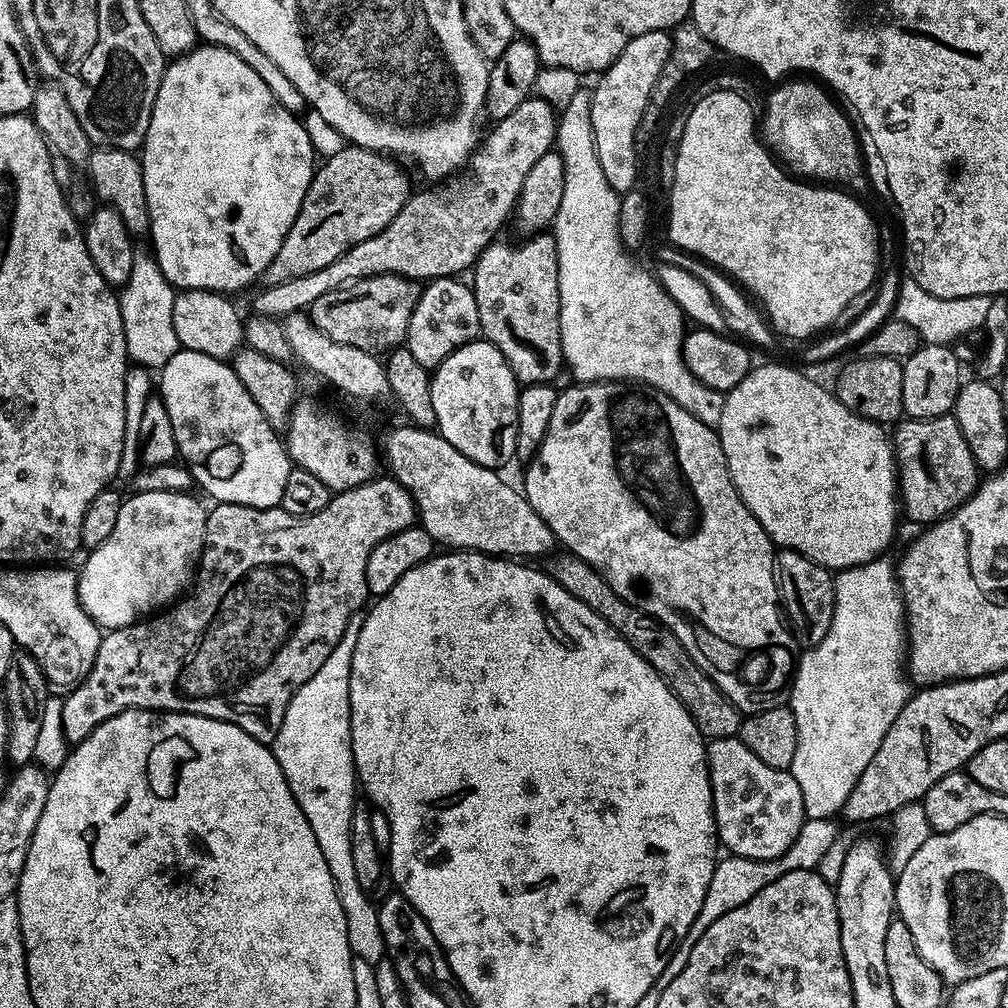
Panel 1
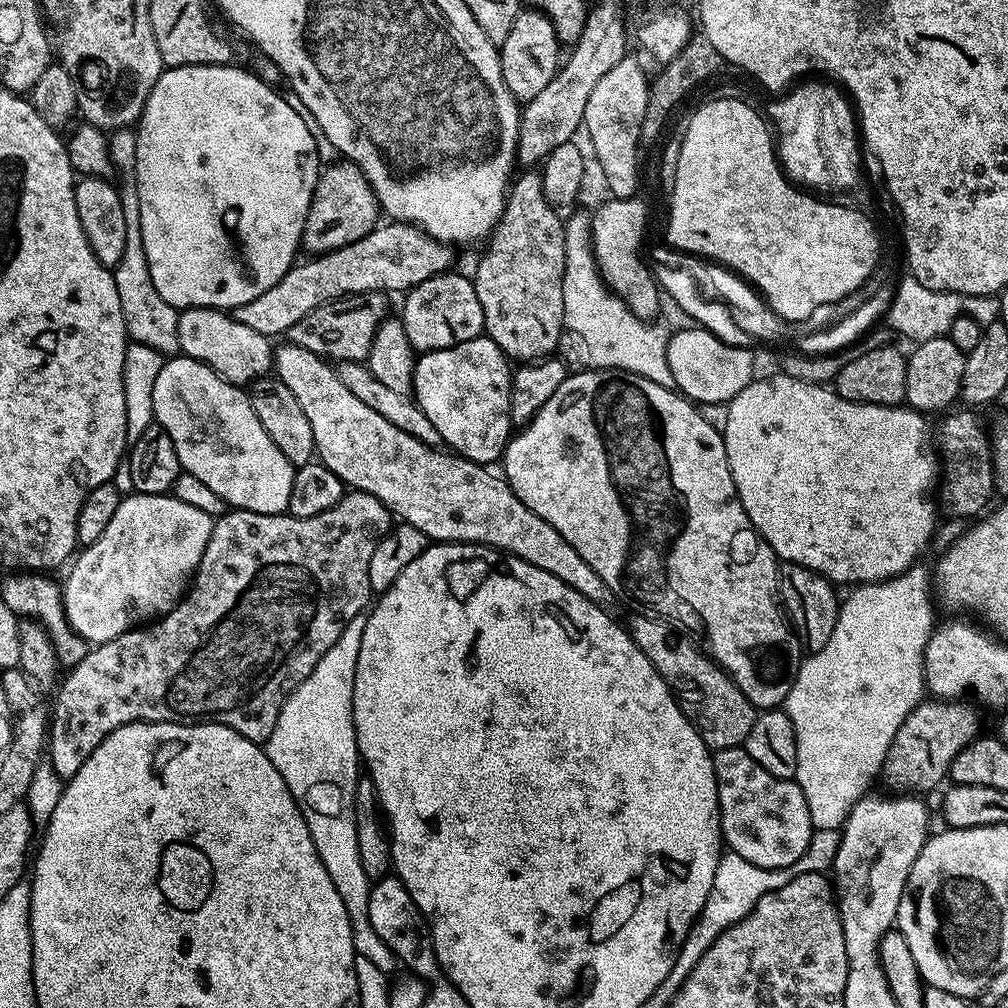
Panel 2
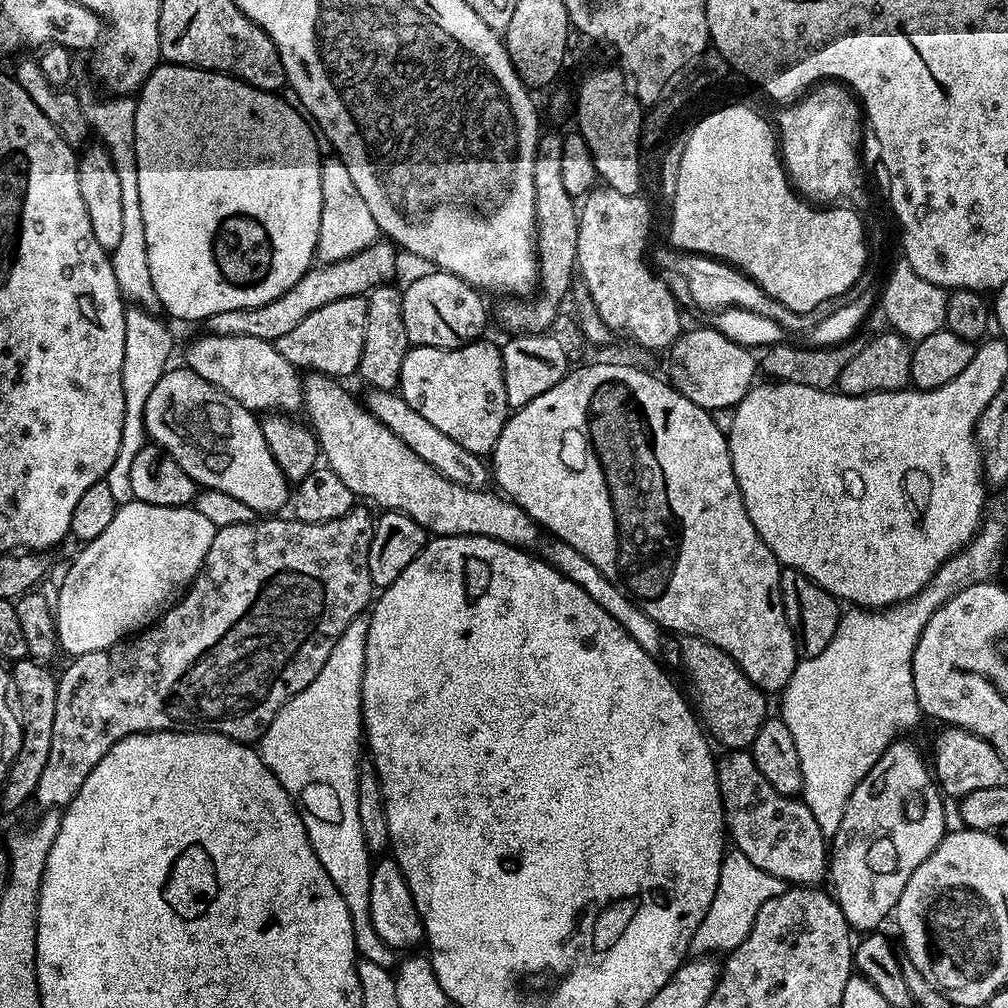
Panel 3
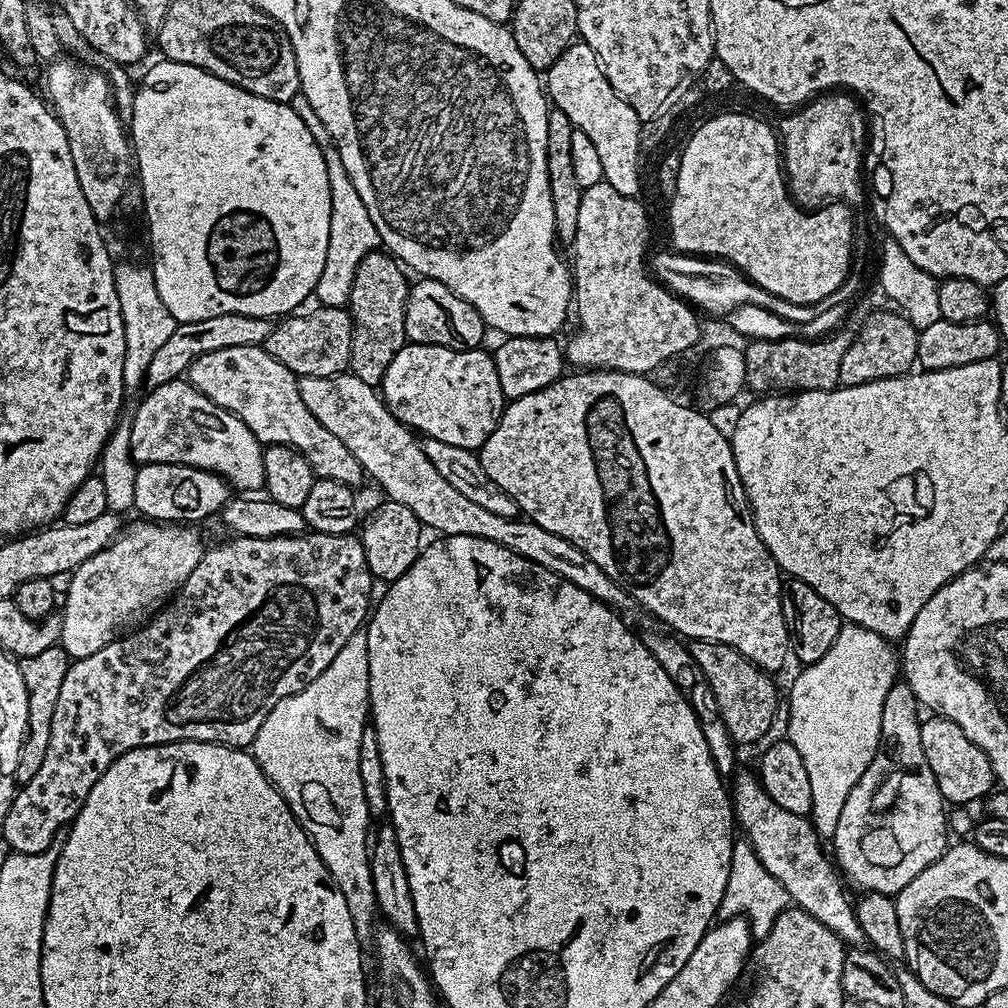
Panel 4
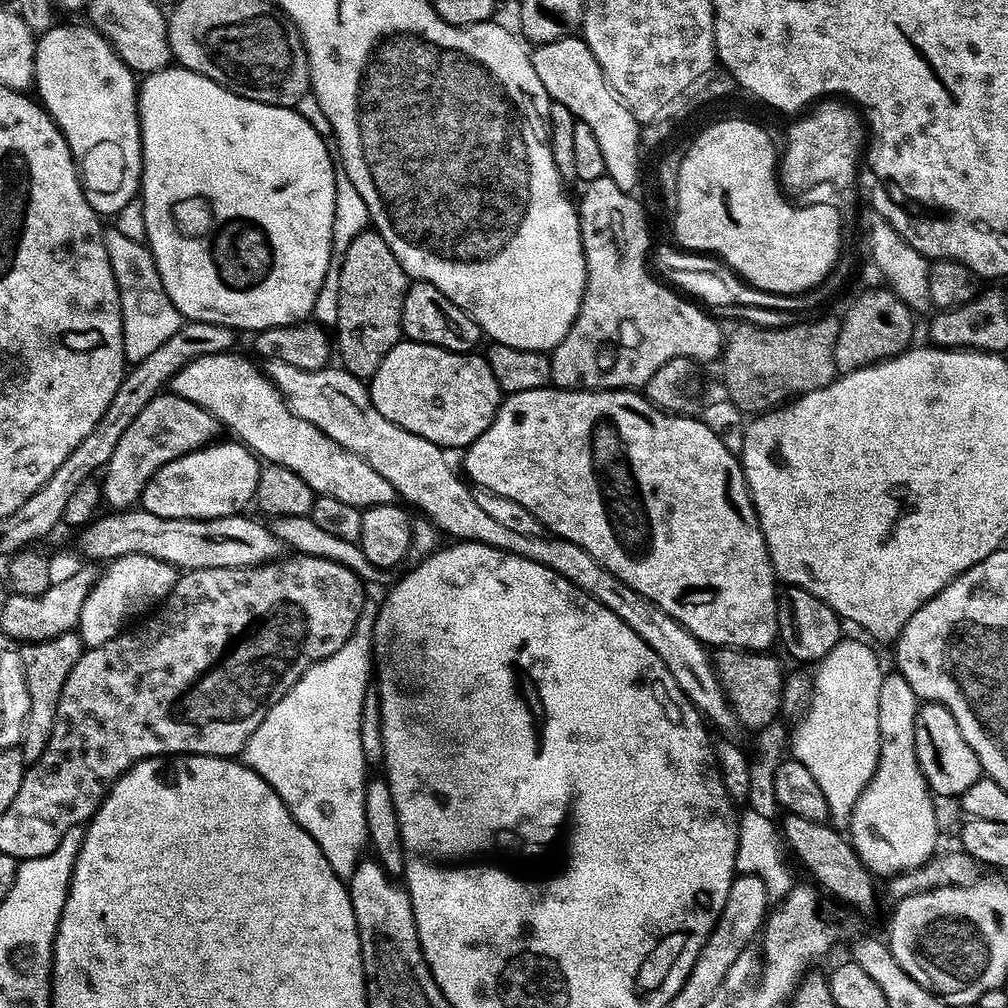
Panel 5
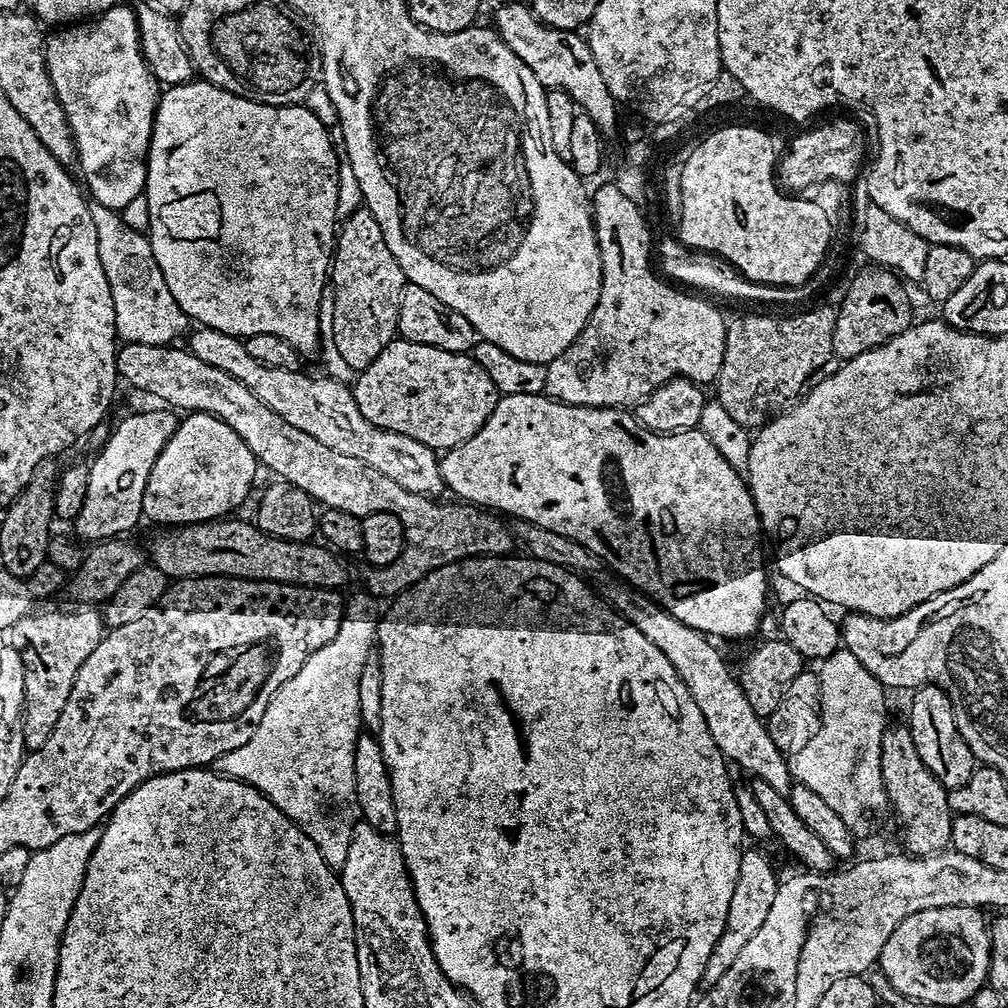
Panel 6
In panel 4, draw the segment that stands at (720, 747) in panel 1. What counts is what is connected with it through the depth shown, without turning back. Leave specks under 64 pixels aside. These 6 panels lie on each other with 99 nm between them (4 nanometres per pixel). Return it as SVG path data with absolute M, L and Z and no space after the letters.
M737 771L730 780L730 795L739 831L741 828L744 831L741 833L754 846L754 854L758 854L762 866L766 866L766 870L770 870L770 874L774 874L774 878L786 886L789 901L795 907L806 910L806 914L818 918L822 926L830 926L830 930L834 930L834 934L838 934L845 945L863 945L865 936L859 926L853 901L848 901L849 889L841 873L834 867L829 853L828 856L824 853L820 845L823 844L822 838L811 819L802 814L790 814L790 810L782 810L782 806L778 806L778 802L766 794L755 771Z

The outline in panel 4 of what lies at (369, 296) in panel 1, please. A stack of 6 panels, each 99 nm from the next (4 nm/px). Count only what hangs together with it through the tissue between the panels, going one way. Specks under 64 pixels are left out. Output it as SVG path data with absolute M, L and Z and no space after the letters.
M347 307L314 308L313 312L301 311L299 314L281 319L273 327L270 338L266 338L266 342L262 345L266 354L282 362L282 366L286 366L286 370L290 370L298 378L301 376L326 378L347 373L352 349L351 311Z

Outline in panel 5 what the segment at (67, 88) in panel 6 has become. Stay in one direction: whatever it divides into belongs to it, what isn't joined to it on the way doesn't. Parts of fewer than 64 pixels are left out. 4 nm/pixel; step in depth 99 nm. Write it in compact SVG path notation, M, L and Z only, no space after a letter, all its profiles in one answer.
M56 22L39 33L32 79L39 103L66 138L86 202L101 217L115 217L126 202L137 199L142 188L137 73L128 69L108 39L91 24Z

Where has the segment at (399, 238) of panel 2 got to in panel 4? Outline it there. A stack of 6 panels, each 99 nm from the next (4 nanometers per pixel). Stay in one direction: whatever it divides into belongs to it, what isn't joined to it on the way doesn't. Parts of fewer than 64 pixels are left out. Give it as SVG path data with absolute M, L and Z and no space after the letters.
M217 314L214 318L202 318L202 322L177 323L173 334L151 359L149 369L145 372L144 384L154 389L166 382L181 379L198 357L211 354L213 350L226 350L229 346L262 346L266 338L270 338L273 327L269 317L246 314Z

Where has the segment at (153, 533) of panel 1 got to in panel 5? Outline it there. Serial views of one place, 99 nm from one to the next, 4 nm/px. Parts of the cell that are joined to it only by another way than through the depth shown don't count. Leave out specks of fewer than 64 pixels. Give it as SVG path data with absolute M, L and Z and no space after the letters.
M126 554L117 560L107 561L97 575L86 602L82 602L78 631L85 649L110 642L110 638L120 635L137 618L151 613L172 593L177 579L178 569L173 564L146 554Z

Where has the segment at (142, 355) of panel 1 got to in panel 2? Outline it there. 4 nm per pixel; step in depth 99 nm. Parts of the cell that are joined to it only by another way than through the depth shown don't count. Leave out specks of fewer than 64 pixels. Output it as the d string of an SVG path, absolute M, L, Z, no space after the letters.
M115 129L109 135L108 144L114 169L120 176L118 187L126 221L125 253L112 272L122 307L125 331L133 341L148 345L163 356L172 356L180 349L177 332L179 311L158 294L150 276L149 263L146 262L141 232L141 203L138 202L136 133L133 129Z

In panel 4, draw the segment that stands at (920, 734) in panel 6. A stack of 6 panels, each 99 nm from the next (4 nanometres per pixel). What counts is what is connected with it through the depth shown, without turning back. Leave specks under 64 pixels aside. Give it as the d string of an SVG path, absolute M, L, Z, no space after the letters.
M933 715L928 719L920 726L922 751L926 754L926 762L930 762L930 770L934 770L934 782L938 782L938 790L944 795L945 801L949 805L968 804L971 800L983 801L996 784L990 758L986 758L986 754L962 734L962 726L944 716Z

